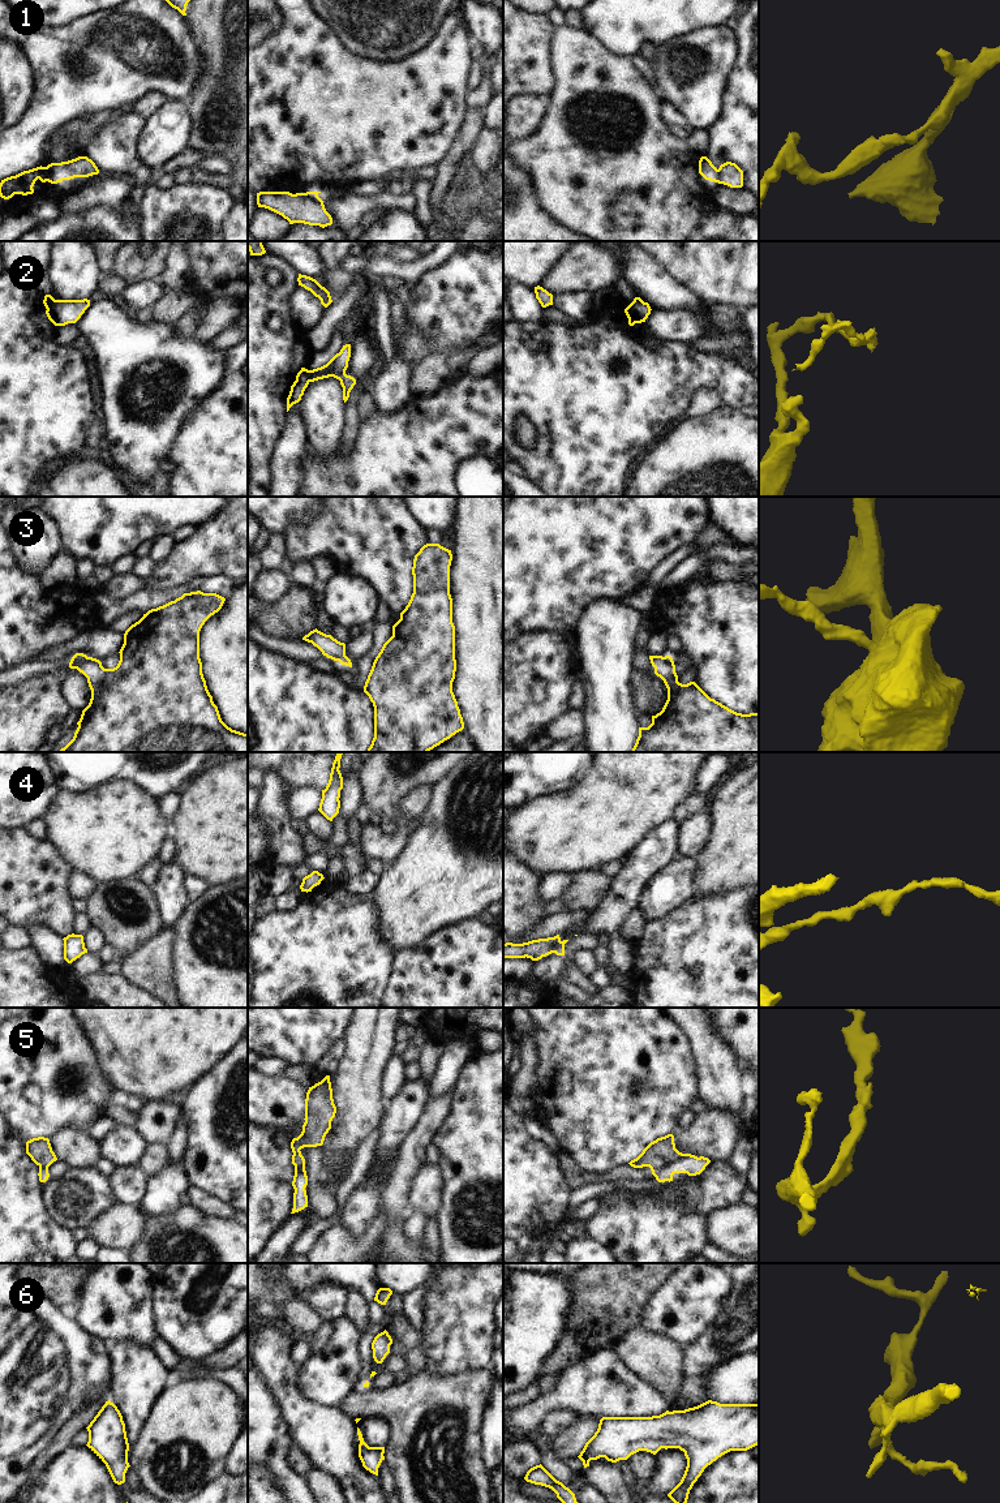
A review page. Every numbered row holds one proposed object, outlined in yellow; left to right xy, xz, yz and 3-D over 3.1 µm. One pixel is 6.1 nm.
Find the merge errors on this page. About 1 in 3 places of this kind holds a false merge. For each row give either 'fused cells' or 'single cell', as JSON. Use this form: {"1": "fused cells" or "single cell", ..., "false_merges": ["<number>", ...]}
{"1": "fused cells", "2": "fused cells", "3": "single cell", "4": "single cell", "5": "single cell", "6": "single cell", "false_merges": ["1", "2"]}

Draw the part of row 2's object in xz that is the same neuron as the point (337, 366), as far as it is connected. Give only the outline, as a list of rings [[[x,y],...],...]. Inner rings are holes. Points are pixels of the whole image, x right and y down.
[[[346,344],[340,349],[340,352],[336,353],[326,365],[313,370],[308,370],[309,382],[314,382],[329,377],[339,379],[343,387],[343,400],[346,403],[349,398],[351,390],[356,385],[356,379],[346,374],[349,357],[351,357],[351,344]]]

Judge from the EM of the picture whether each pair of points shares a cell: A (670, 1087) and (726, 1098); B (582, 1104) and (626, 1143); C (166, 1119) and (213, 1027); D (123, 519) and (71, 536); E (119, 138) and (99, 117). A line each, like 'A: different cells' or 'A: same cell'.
A: different cells
B: same cell
C: different cells
D: same cell
E: different cells

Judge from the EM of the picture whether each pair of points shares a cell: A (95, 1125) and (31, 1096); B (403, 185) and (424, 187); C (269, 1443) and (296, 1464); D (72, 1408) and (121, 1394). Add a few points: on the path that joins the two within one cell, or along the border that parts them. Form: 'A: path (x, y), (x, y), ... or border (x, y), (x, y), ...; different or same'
A: border (101, 1113), (84, 1129); different
B: border (412, 181), (410, 190); different
C: border (291, 1443), (287, 1461), (304, 1474); different
D: border (111, 1365), (111, 1383), (107, 1395); different

